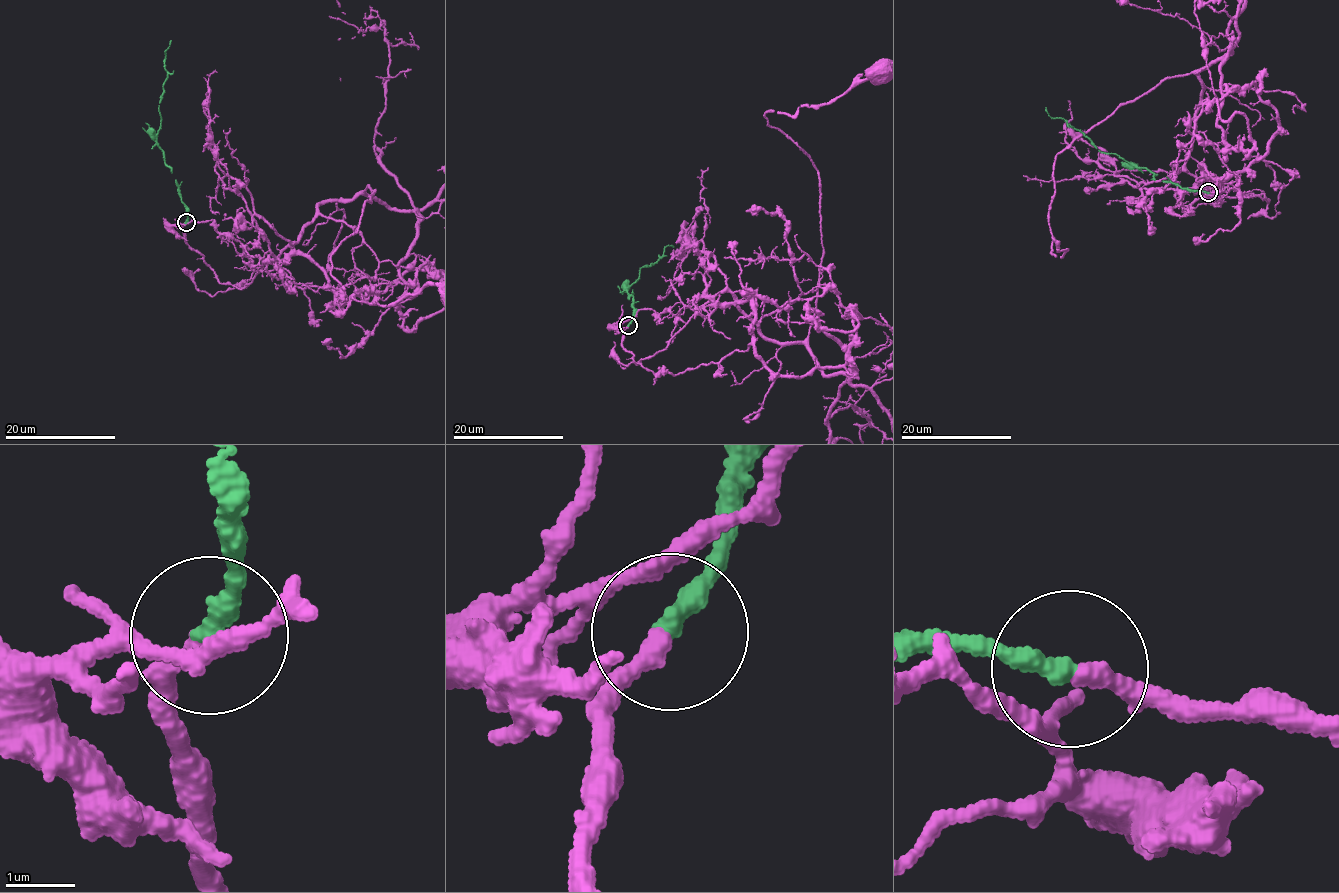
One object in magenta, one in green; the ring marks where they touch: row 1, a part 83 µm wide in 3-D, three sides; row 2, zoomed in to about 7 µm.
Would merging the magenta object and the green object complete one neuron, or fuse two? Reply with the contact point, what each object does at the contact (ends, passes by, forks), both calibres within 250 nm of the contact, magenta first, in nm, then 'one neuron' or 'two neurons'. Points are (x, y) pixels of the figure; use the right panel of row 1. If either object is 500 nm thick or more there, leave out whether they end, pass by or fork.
place (1208, 192); magenta forks; green ends; calibres 160 and 320 nm; one neuron

